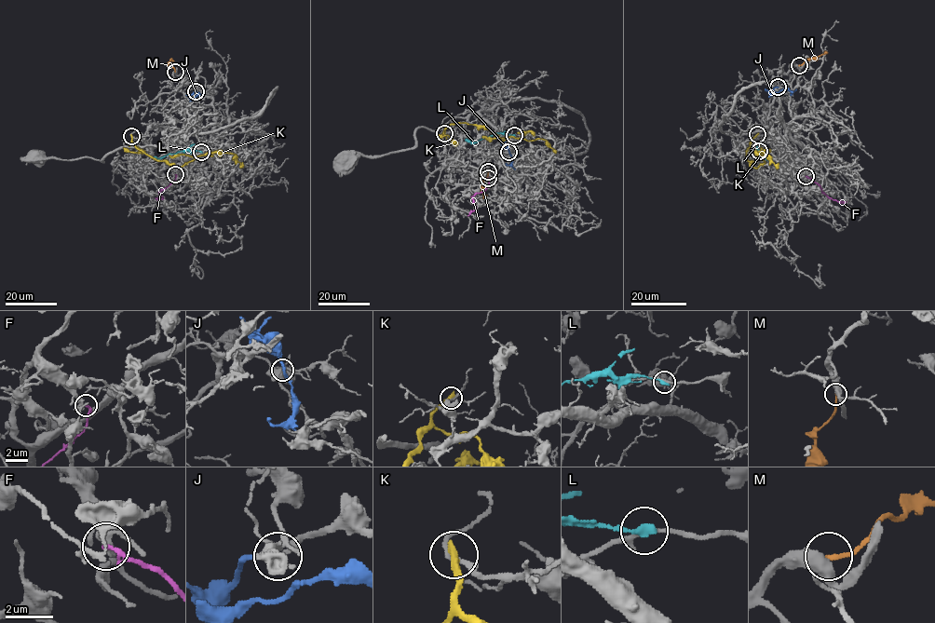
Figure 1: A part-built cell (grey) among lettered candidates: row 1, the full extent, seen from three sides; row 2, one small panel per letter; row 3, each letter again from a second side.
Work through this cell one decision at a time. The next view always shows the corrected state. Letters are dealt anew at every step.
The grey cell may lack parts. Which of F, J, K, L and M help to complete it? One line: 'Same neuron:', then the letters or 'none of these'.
Same neuron: J

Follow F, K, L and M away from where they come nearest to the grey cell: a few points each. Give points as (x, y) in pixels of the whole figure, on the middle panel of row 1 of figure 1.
F: (488, 178), (486, 188), (472, 197), (475, 209), (467, 215)
K: (444, 133), (444, 128), (450, 124), (477, 124), (486, 127), (501, 140), (511, 137), (544, 139), (556, 152)
L: (514, 135), (495, 133), (475, 142), (465, 138)
M: (487, 171), (481, 190), (483, 196), (487, 195)

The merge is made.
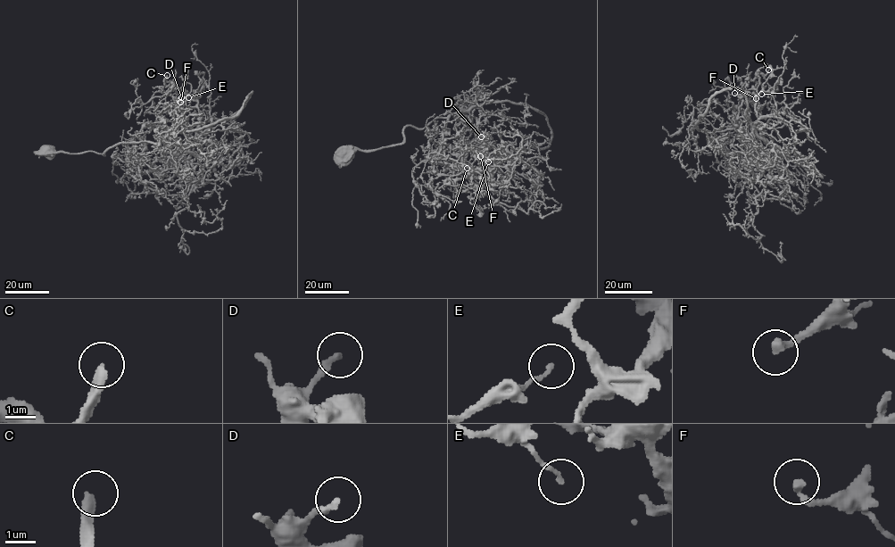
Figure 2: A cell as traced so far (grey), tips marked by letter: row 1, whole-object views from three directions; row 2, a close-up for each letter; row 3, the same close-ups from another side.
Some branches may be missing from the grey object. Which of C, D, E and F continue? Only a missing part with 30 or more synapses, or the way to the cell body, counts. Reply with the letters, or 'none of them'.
C

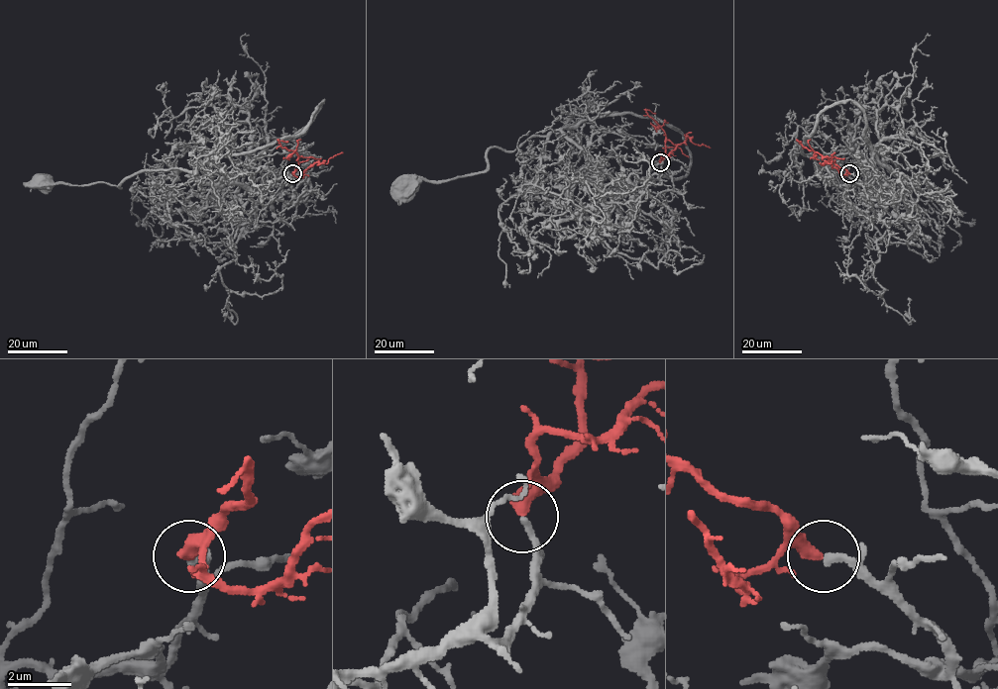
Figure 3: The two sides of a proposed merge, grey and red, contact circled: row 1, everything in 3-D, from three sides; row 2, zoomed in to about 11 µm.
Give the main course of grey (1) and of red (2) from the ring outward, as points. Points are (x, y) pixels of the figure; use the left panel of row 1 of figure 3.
1: (292, 173), (289, 184), (258, 193), (239, 184), (203, 185), (177, 168), (139, 171), (120, 187), (39, 184)
2: (292, 173), (298, 168), (298, 155), (278, 143), (288, 142)

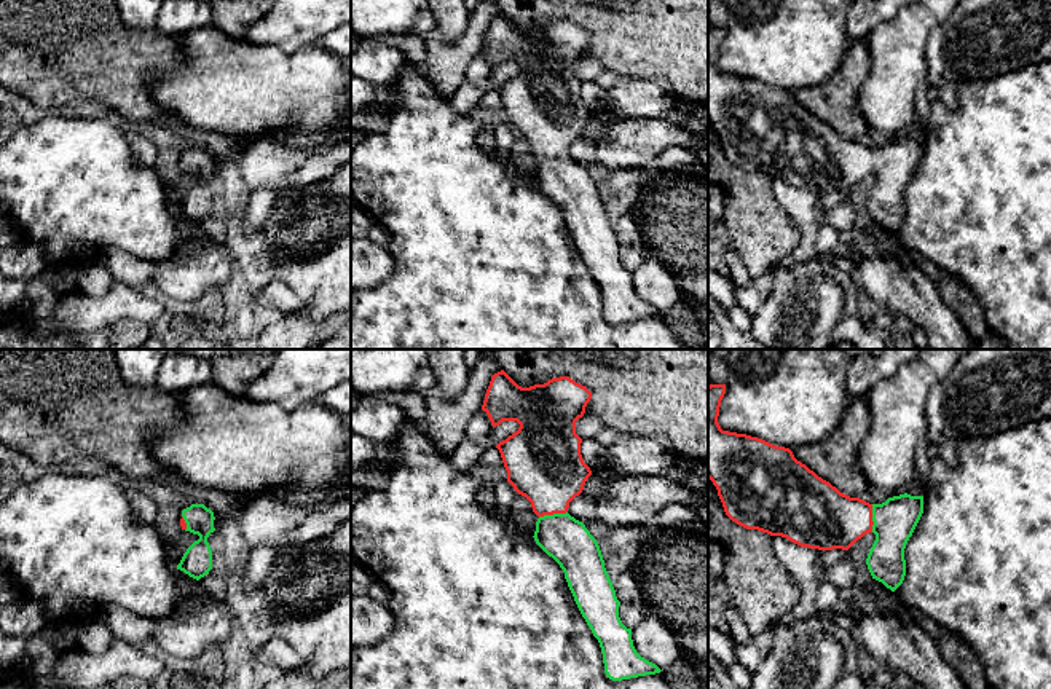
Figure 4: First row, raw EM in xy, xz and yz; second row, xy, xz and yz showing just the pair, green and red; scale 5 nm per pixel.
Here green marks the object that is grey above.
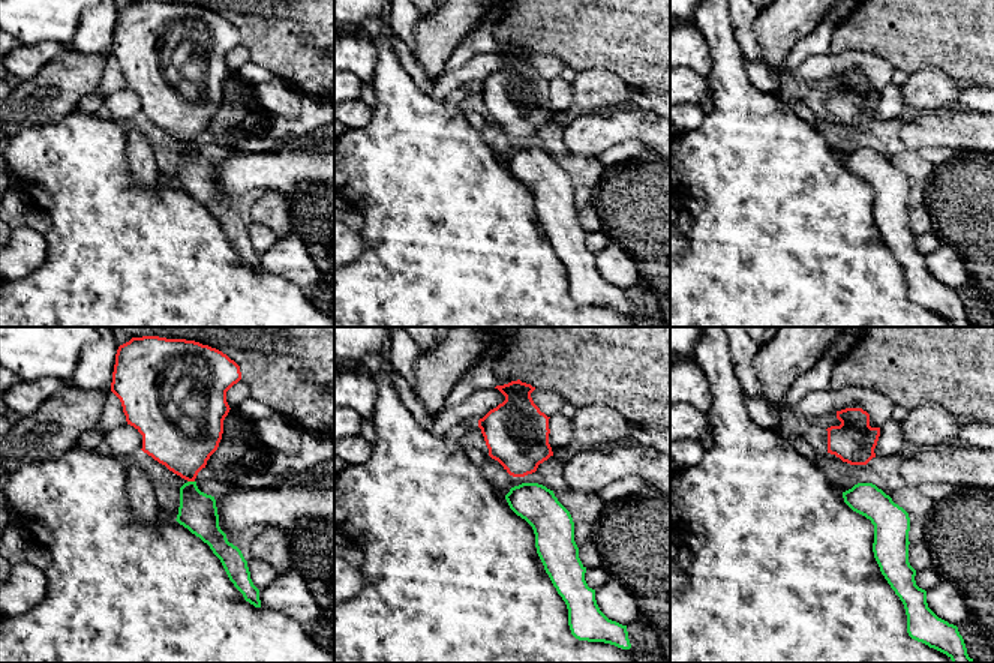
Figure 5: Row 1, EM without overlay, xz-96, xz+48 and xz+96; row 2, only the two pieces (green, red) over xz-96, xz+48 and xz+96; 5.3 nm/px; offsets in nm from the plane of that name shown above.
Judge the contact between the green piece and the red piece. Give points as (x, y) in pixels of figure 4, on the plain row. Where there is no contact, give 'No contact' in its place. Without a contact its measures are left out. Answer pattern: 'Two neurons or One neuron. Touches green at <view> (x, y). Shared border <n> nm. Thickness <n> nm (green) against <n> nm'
One neuron. Touches green at xz (554, 157). Shared border 150 nm. Thickness 240 nm (green) against 380 nm

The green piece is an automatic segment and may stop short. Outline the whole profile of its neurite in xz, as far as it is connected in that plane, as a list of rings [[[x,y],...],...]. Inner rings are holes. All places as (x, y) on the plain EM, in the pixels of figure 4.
[[[501,13],[491,19],[482,53],[493,70],[502,64],[520,67],[517,75],[496,88],[507,113],[507,124],[531,145],[533,155],[539,159],[533,180],[563,212],[574,244],[600,285],[606,319],[622,324],[662,313],[636,295],[632,271],[619,260],[620,244],[604,211],[600,188],[585,167],[568,156],[569,145],[582,136],[592,118],[581,97],[582,81],[576,77],[576,64],[584,59],[590,41],[592,35],[569,19],[522,30]]]

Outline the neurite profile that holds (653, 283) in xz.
[[[652,257],[632,271],[632,282],[636,295],[662,314],[683,301],[676,278]]]

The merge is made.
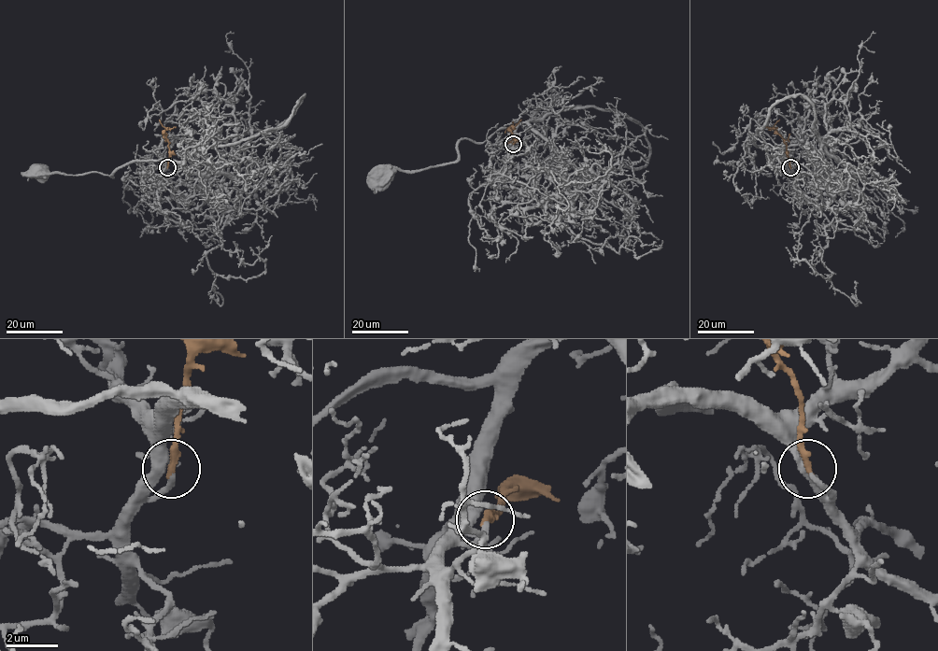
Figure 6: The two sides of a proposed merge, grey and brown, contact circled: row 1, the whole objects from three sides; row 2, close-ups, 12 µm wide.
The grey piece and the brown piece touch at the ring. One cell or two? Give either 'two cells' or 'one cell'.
one cell

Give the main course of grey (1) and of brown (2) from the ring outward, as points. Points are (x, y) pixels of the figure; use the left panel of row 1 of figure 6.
1: (166, 167), (168, 159), (136, 161), (120, 166), (112, 176), (96, 172), (36, 174)
2: (167, 167), (169, 143), (159, 120)

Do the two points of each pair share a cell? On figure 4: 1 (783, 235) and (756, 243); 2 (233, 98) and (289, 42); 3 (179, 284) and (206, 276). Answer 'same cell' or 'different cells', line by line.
1: same cell
2: different cells
3: same cell

